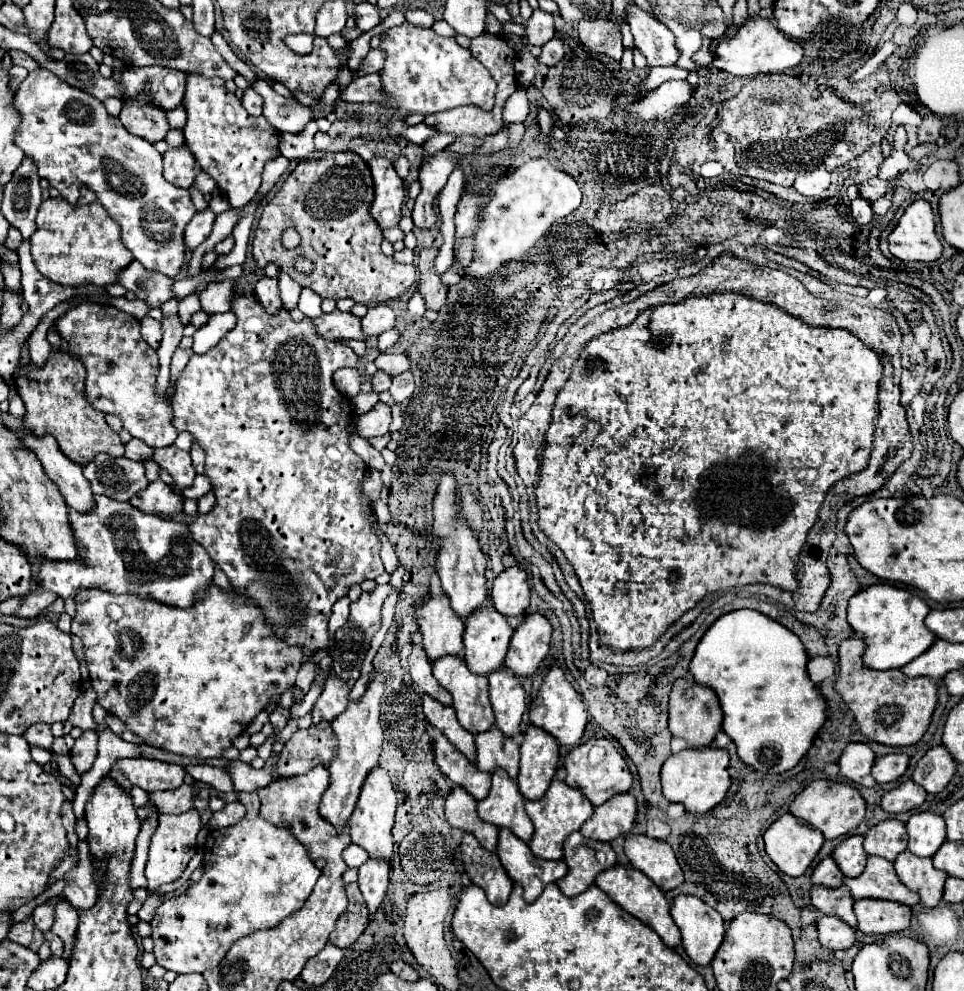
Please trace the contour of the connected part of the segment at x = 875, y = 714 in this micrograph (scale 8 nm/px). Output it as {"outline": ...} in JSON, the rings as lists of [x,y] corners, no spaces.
{"outline":[[[849,637],[839,645],[839,679],[835,689],[853,711],[861,731],[883,745],[915,745],[925,735],[937,707],[937,685],[929,677],[907,677],[903,671],[873,671],[863,665],[865,641]]]}

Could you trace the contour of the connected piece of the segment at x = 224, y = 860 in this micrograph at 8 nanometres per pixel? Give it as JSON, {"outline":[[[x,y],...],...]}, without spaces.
{"outline":[[[256,792],[239,793],[239,799],[247,807],[247,813],[237,825],[209,833],[205,843],[201,879],[187,887],[185,893],[163,901],[155,911],[155,917],[151,921],[151,939],[155,945],[153,955],[157,959],[157,965],[165,967],[167,971],[203,973],[211,967],[217,967],[237,939],[257,929],[273,929],[285,917],[299,911],[321,875],[321,871],[309,859],[307,849],[293,837],[287,827],[277,827],[257,815],[261,802]]]}

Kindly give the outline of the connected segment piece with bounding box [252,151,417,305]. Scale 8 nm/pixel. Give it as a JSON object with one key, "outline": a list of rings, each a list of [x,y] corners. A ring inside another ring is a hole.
{"outline":[[[351,151],[325,153],[317,159],[299,161],[281,191],[263,207],[252,242],[255,265],[265,269],[267,263],[275,263],[277,269],[285,271],[301,287],[315,287],[311,291],[321,299],[329,297],[337,301],[347,297],[355,303],[375,305],[399,297],[415,283],[417,271],[415,265],[397,263],[393,257],[383,255],[383,233],[375,227],[367,211],[371,195],[371,171],[367,171],[367,163]],[[289,227],[301,235],[297,249],[285,249],[281,243],[283,231]],[[297,255],[305,255],[313,261],[317,279],[303,279],[303,275],[293,269],[293,257]]]}

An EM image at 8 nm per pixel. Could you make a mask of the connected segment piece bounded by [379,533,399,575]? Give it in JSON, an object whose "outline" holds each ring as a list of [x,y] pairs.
{"outline":[[[379,533],[379,537],[381,537],[381,559],[383,559],[383,565],[385,565],[385,571],[391,575],[397,569],[399,561],[397,561],[397,555],[395,555],[389,539],[383,533]]]}

